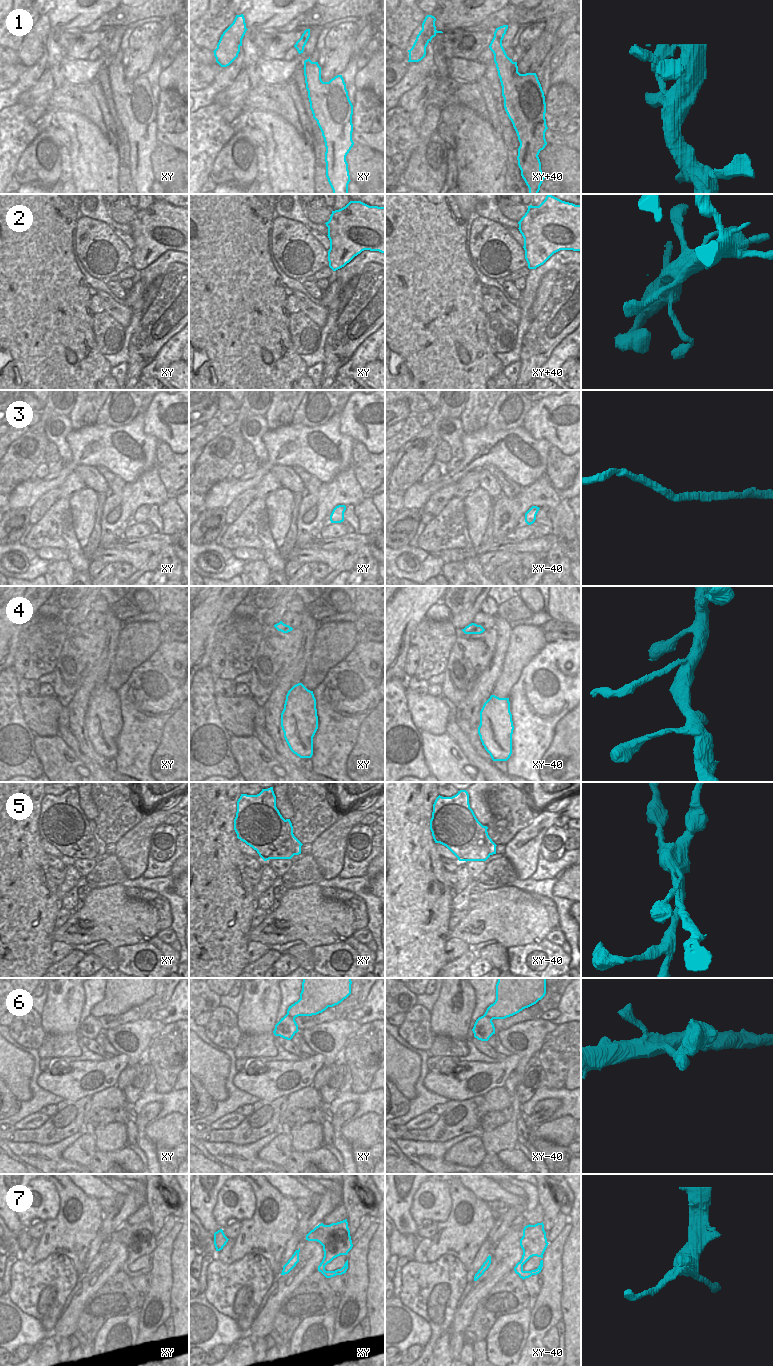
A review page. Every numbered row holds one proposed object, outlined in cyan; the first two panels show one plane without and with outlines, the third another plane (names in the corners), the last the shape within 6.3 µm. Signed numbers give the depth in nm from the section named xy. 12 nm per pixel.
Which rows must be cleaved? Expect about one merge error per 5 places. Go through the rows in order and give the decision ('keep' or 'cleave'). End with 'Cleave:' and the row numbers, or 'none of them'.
1: keep
2: keep
3: keep
4: cleave
5: cleave
6: keep
7: keep
Cleave: 4, 5

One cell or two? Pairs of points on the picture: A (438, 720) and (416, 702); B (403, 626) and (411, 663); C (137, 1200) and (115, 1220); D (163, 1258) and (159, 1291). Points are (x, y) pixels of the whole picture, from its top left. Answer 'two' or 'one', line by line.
A: one
B: two
C: one
D: one

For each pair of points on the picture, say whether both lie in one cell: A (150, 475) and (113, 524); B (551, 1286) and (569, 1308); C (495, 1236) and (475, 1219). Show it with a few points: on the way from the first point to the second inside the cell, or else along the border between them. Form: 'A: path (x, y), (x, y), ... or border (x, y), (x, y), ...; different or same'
A: path (143, 487), (122, 508), (122, 513); same
B: border (562, 1275), (560, 1319); different
C: border (495, 1219), (485, 1240); different

